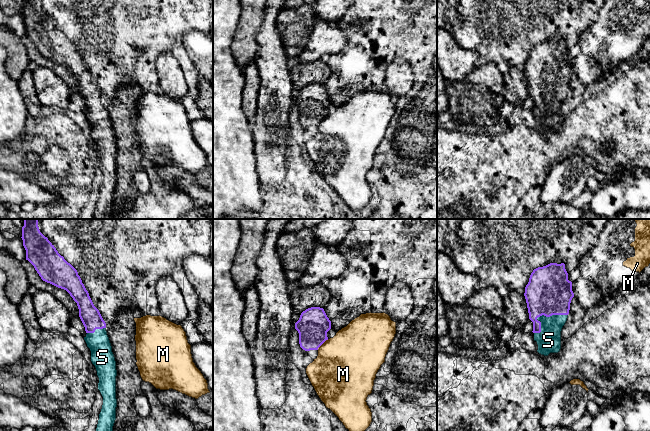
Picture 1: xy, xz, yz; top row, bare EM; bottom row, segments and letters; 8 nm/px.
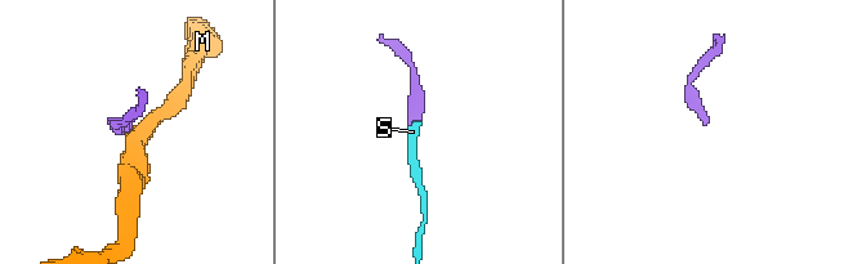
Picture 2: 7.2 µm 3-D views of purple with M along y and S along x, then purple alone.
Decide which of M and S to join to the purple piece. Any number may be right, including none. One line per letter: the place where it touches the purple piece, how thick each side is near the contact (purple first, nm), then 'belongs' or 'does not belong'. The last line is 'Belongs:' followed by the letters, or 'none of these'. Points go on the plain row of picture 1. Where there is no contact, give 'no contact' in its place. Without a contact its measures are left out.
M: xz (322, 119) | 260/480 nm | does not belong
S: yz (542, 90) | 360/190 nm | belongs
Belongs: S

